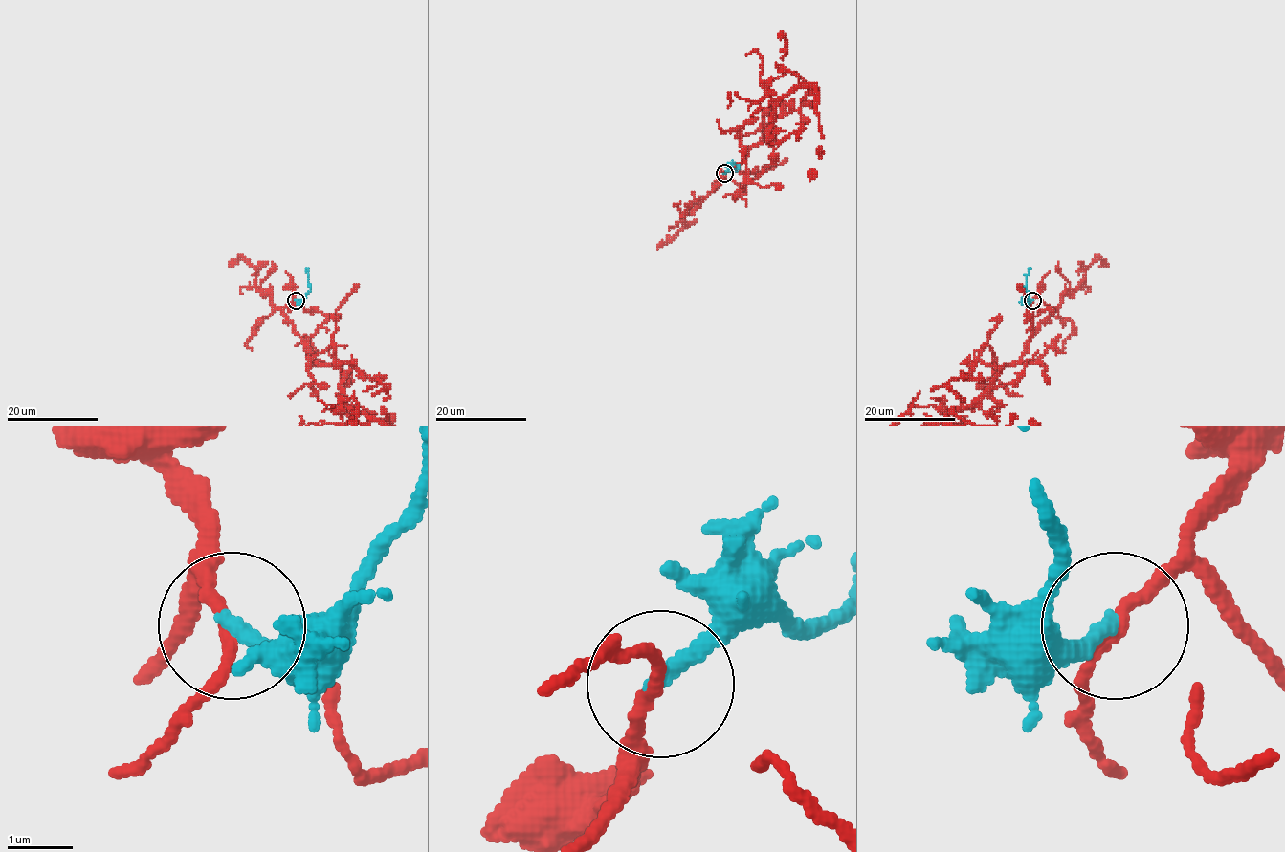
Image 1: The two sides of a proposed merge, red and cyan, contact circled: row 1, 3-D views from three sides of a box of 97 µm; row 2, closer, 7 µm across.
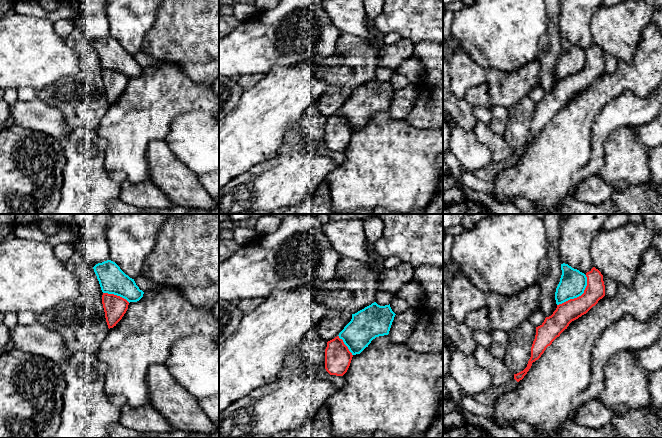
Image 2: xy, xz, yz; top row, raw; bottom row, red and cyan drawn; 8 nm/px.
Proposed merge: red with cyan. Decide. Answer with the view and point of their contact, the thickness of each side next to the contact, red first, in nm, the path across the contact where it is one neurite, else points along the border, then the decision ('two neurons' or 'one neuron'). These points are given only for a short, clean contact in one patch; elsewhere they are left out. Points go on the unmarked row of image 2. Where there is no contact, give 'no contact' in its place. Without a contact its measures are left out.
meets red in yz at (579, 72); 170 nm thick on the red side, 220 nm on the other; two neurons

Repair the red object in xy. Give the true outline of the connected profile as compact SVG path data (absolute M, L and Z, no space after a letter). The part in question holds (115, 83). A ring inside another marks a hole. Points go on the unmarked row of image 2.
M103 69L102 80L108 104L113 104L122 95L128 85L129 78L117 71Z

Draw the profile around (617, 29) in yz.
M624 0L611 6L600 5L591 22L594 43L617 61L631 62L644 29L659 9L642 0Z

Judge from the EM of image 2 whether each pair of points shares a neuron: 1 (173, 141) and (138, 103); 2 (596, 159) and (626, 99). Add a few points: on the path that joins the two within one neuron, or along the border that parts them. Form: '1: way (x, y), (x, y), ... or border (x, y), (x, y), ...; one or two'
1: border (181, 115), (173, 119), (170, 131), (164, 139); two
2: way (598, 144), (602, 127), (615, 114); one

